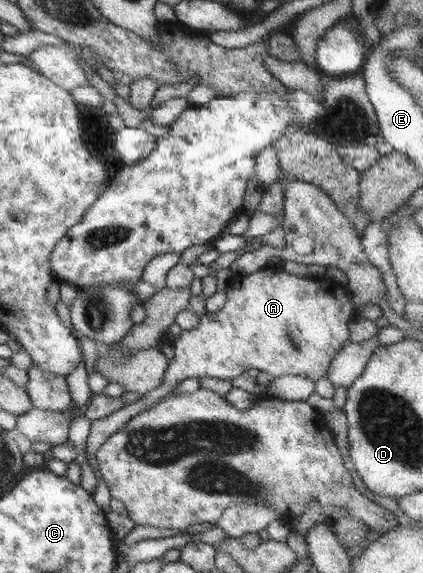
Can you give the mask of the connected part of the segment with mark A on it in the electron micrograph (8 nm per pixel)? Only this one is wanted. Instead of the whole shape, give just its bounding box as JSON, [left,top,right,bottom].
[86,266,355,455]

